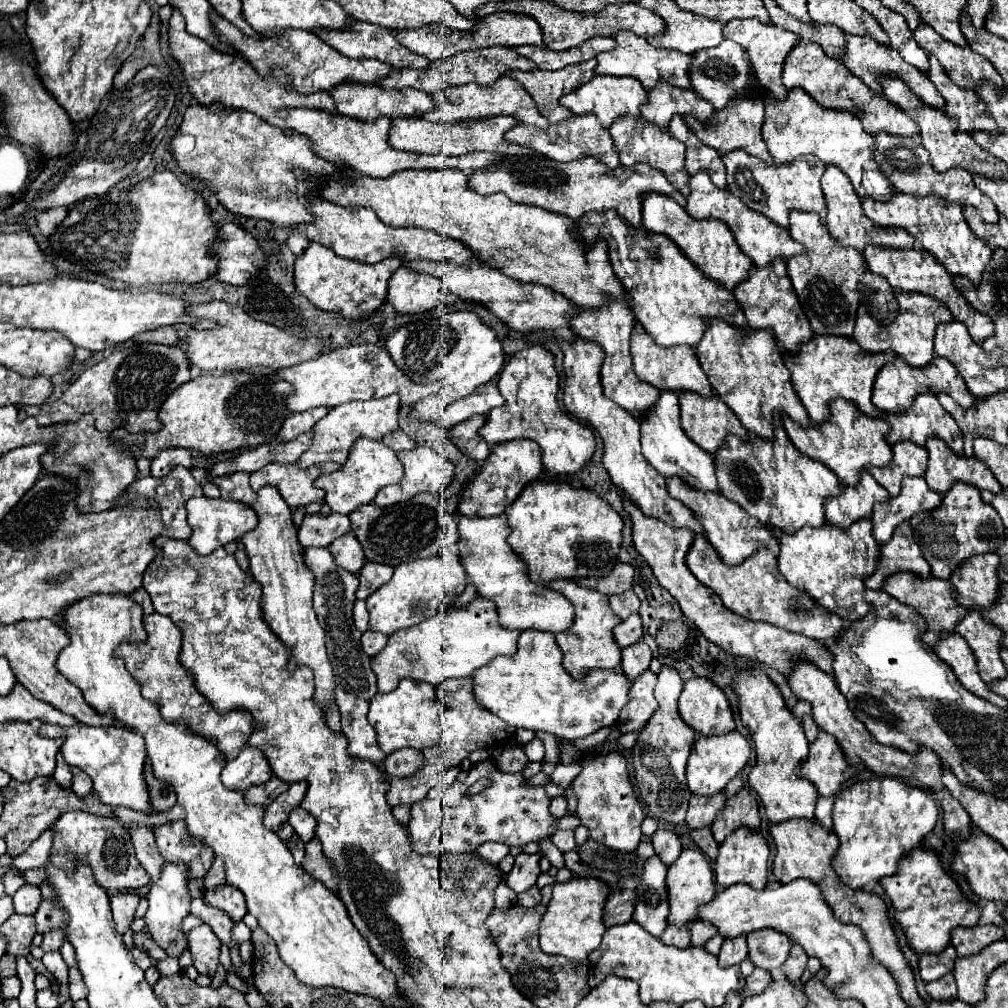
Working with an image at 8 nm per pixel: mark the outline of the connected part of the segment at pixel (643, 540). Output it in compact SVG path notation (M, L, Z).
M618 491L618 493L622 497L622 505L624 505L626 513L632 517L632 539L634 539L636 551L646 559L646 563L650 565L660 587L666 589L678 601L684 617L688 621L692 621L704 633L704 637L708 641L716 643L720 649L724 649L730 655L764 661L770 667L778 669L782 675L788 675L794 659L802 659L802 657L810 659L812 663L816 663L816 667L824 669L826 673L832 673L832 655L826 651L826 647L820 641L784 631L780 627L772 627L772 625L762 623L762 621L750 621L750 619L744 619L744 617L732 613L730 609L726 609L722 605L720 597L710 587L702 585L690 573L684 557L692 545L694 531L676 529L676 527L666 525L664 521L658 521L654 517L646 517L644 513L640 513L640 509L622 491Z

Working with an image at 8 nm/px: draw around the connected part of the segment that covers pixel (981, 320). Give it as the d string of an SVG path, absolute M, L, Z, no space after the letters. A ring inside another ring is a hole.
M978 313L978 319L976 319L976 325L966 325L966 327L976 327L976 333L970 333L970 335L976 335L972 337L978 345L984 341L984 337L990 337L992 335L992 321L986 317L986 315L980 315Z

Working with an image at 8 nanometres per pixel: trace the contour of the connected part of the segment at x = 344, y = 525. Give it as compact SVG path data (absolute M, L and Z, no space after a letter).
M342 513L306 515L300 525L300 543L304 547L328 547L334 539L350 531L350 519Z

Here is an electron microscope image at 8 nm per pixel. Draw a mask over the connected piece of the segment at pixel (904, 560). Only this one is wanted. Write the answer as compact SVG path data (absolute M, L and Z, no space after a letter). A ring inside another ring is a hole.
M908 521L900 523L894 529L892 539L888 543L880 545L878 567L868 577L868 581L864 581L864 585L868 589L882 589L884 579L890 573L898 573L904 569L908 569L920 577L928 577L928 573L930 573L930 565L922 557L922 551L914 541L914 533L912 533L912 527Z

